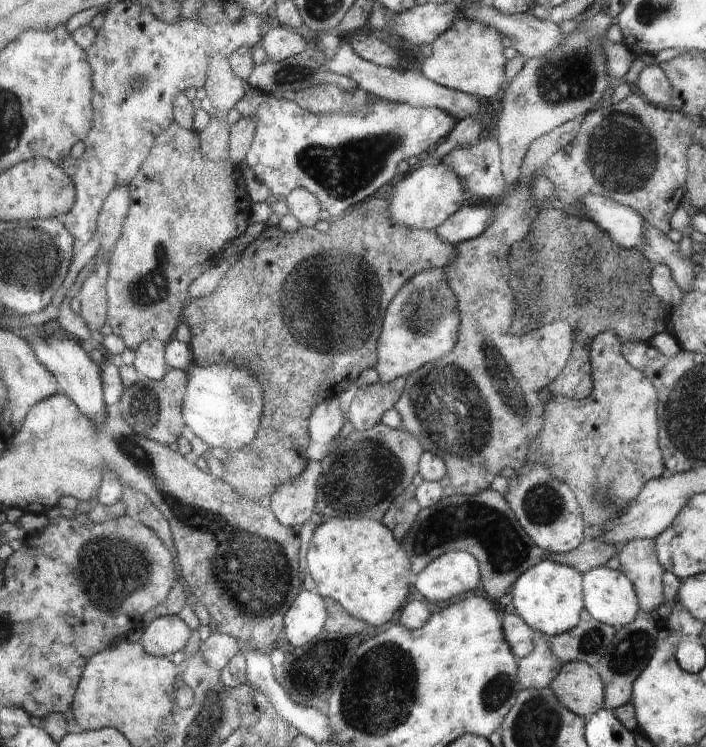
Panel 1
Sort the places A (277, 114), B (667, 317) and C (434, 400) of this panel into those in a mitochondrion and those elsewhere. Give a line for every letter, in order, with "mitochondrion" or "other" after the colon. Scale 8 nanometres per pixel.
A: other
B: other
C: mitochondrion

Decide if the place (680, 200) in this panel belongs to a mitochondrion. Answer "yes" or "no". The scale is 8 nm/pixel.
no

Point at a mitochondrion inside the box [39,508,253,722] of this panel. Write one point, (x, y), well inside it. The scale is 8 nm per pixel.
(110, 569)

